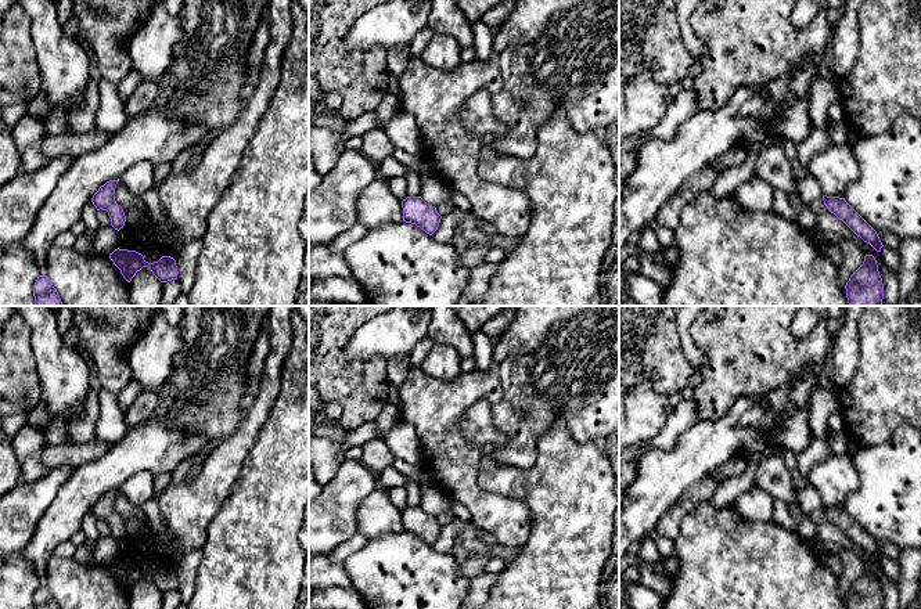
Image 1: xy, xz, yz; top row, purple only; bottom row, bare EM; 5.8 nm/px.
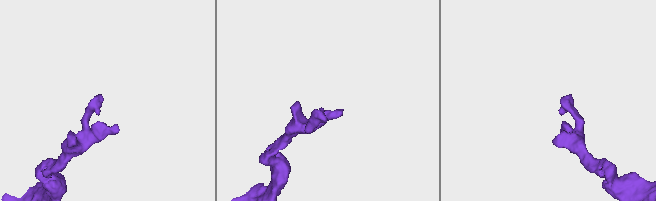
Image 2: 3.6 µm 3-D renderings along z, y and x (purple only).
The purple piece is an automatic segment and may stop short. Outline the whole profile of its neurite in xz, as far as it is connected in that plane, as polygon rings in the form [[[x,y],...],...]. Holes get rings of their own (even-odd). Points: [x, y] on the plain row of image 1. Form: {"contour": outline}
{"contour": [[[407,507],[402,511],[402,518],[403,531],[415,534],[429,545],[438,540],[442,526],[421,507]]]}

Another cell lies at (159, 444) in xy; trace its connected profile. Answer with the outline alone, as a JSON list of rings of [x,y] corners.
[[[166,407],[145,422],[129,428],[125,437],[114,443],[100,458],[75,468],[72,476],[58,490],[54,501],[40,518],[36,531],[22,549],[22,554],[35,565],[39,585],[47,585],[47,562],[60,543],[71,540],[80,530],[84,515],[93,508],[101,496],[109,490],[118,490],[130,476],[140,471],[148,471],[154,476],[176,471],[181,461],[199,453],[209,443],[206,435],[194,435],[181,429]]]

